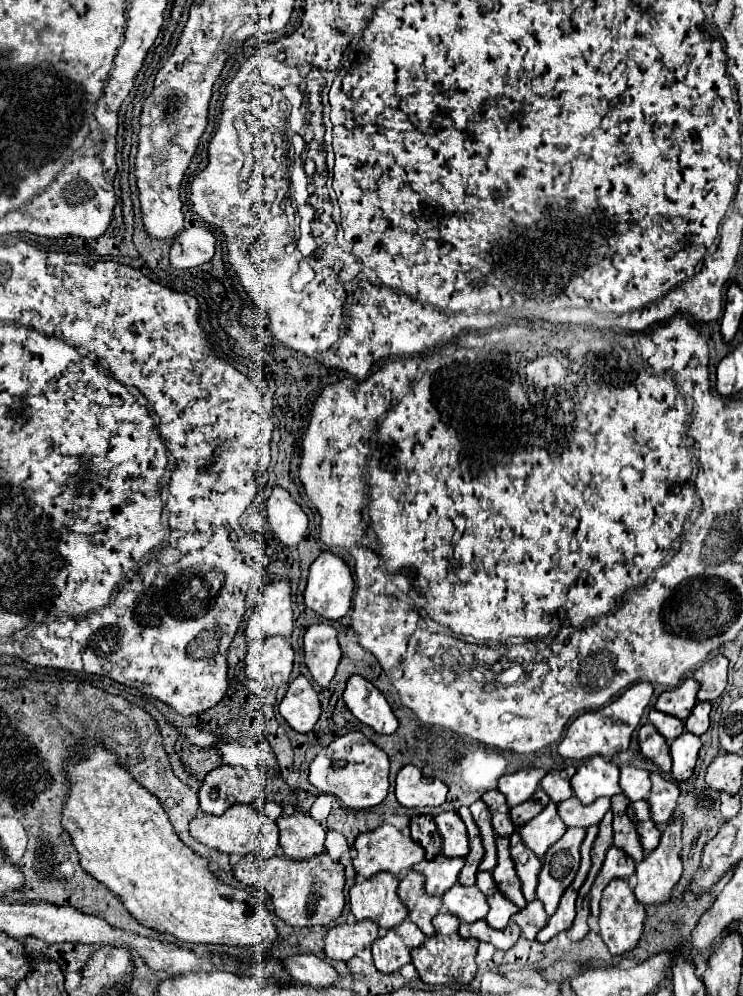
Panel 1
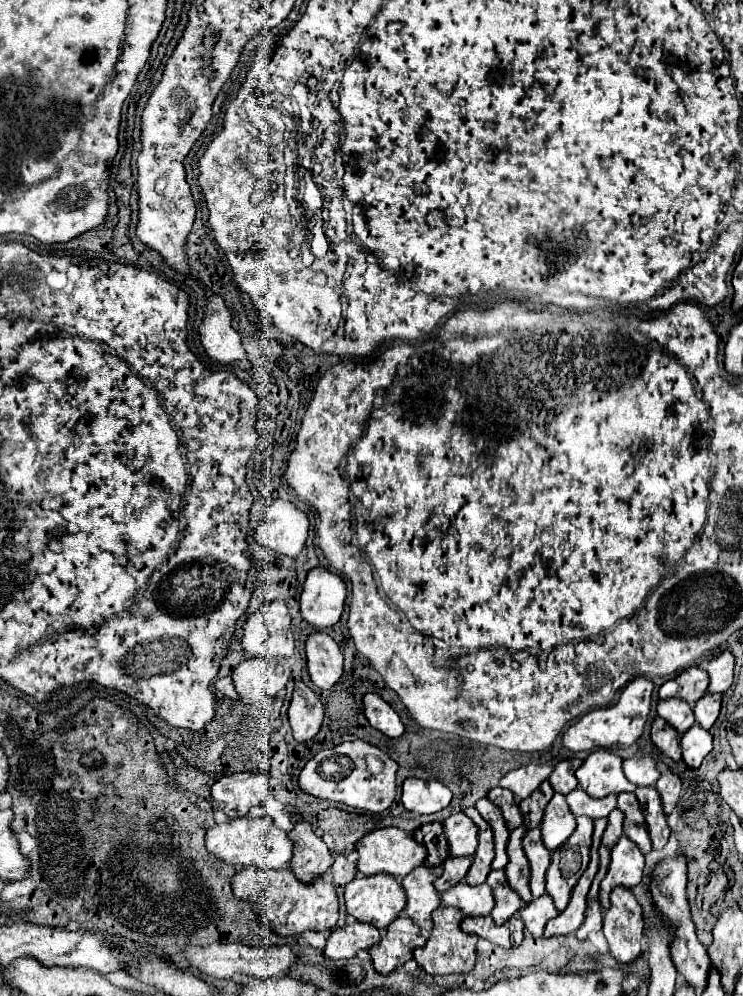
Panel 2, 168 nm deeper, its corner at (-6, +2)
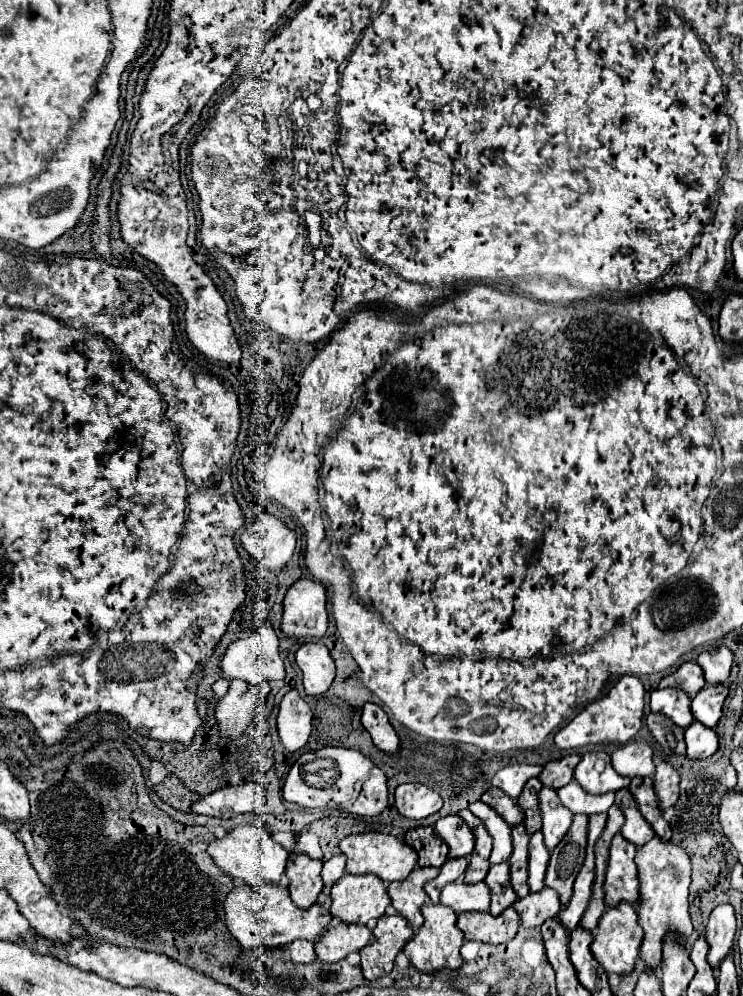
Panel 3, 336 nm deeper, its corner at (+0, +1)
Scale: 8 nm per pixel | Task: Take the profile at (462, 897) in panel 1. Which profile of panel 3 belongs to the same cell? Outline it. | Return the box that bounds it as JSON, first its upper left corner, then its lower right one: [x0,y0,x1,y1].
[440,880,490,914]

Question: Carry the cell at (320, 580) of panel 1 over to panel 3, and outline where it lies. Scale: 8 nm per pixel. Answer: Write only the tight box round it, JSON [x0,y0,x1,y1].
[280,578,328,638]

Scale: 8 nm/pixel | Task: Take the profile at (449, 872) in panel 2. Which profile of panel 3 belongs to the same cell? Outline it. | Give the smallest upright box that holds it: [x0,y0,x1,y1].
[424,858,468,904]

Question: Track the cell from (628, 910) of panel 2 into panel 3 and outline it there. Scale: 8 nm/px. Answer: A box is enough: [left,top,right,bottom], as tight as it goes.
[590,902,642,976]

